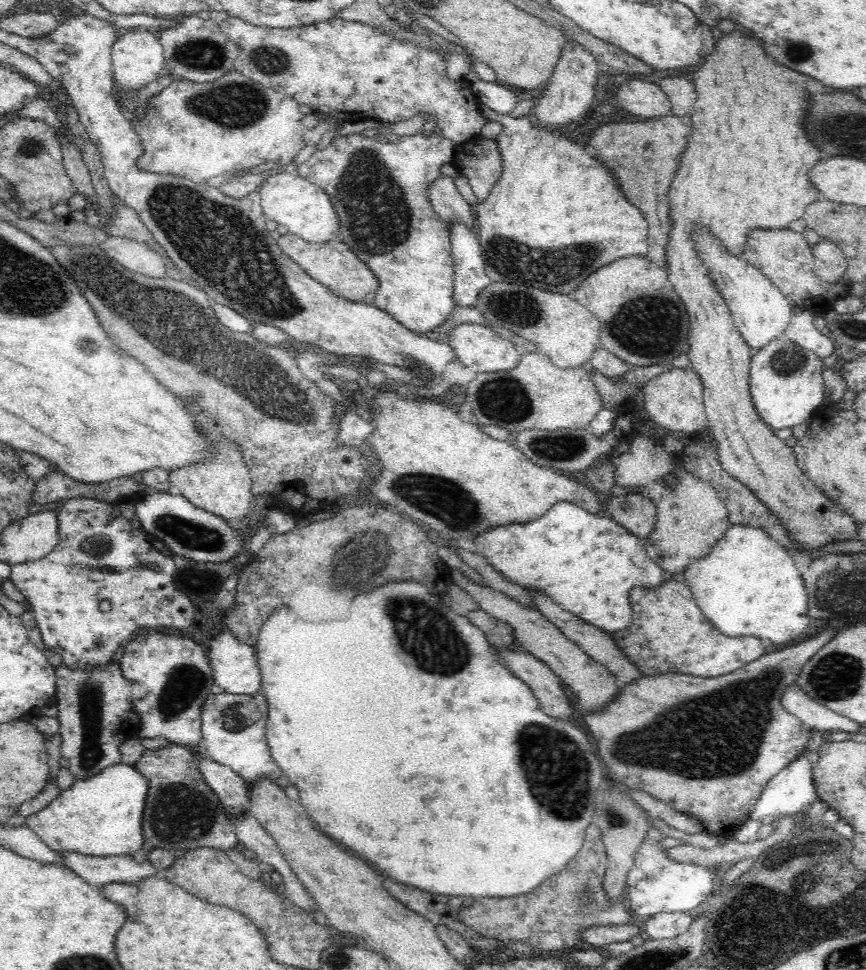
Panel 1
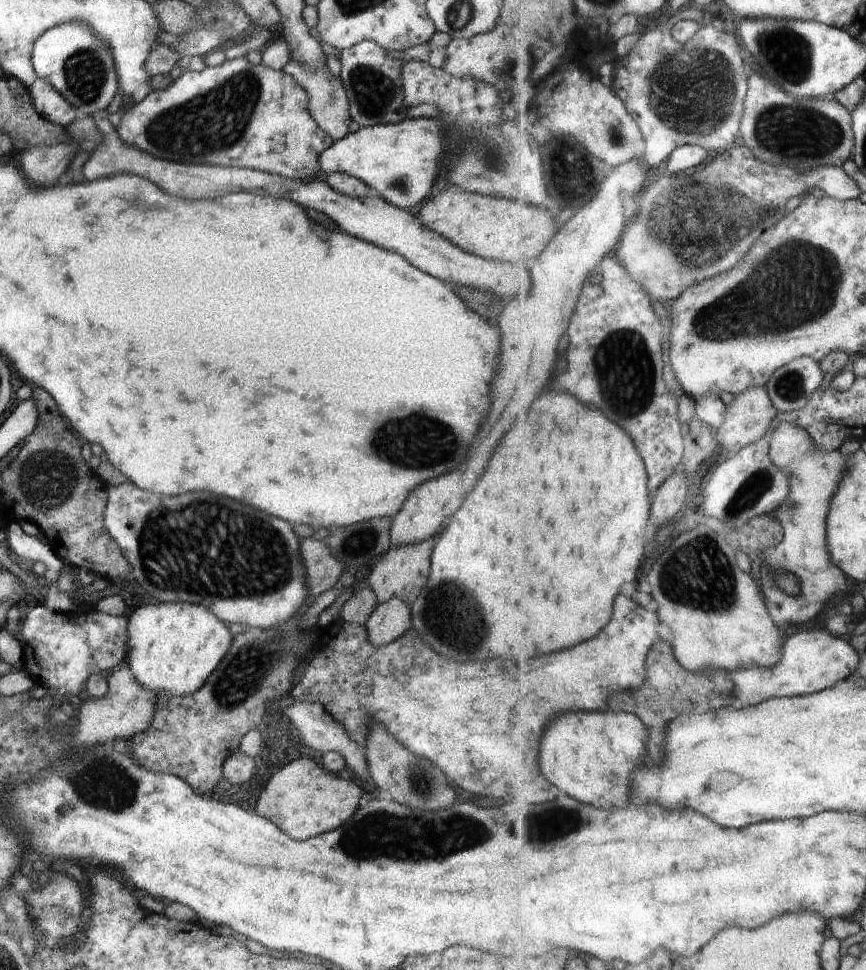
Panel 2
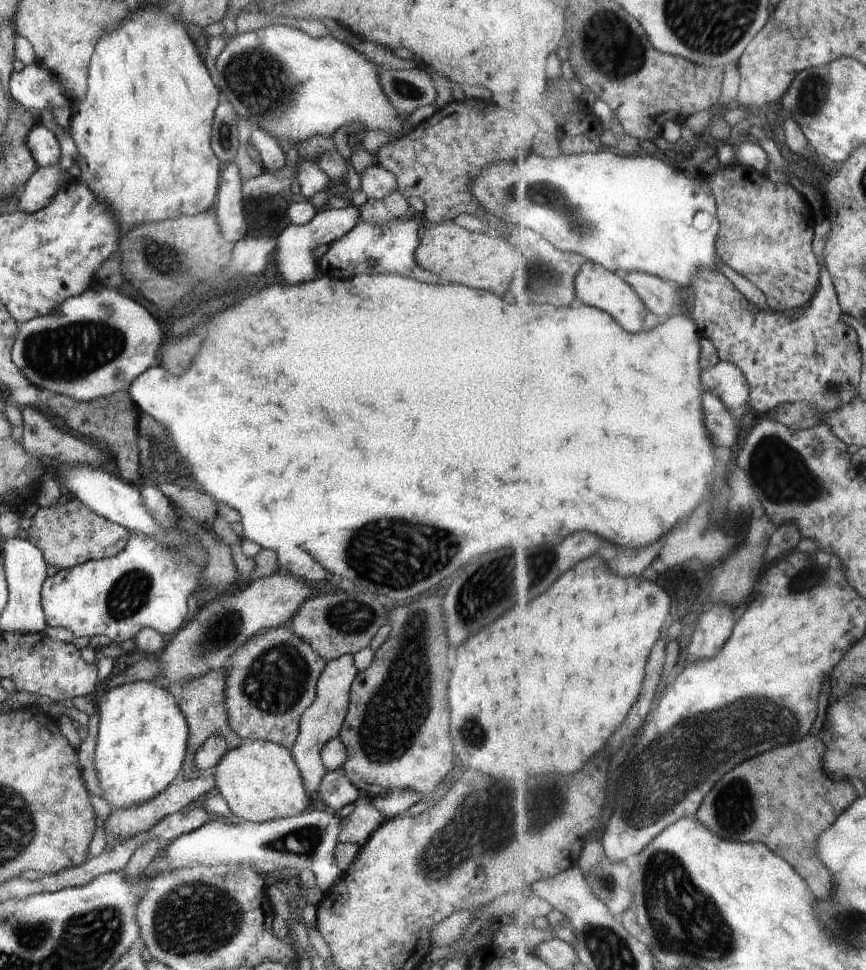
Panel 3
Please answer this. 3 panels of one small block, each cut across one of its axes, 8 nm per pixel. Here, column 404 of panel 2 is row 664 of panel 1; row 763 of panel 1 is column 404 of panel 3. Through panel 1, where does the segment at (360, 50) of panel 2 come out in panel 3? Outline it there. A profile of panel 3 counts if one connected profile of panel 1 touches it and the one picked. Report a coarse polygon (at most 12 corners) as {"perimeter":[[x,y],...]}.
{"perimeter":[[422,68],[382,69],[378,78],[394,115],[435,103]]}

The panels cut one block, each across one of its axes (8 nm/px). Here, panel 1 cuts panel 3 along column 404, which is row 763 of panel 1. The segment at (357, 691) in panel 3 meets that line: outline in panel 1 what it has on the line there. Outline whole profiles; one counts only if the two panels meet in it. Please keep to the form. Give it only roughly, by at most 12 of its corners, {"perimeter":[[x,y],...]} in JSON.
{"perimeter":[[826,642],[640,676],[584,712],[625,789],[734,836],[816,732]]}

